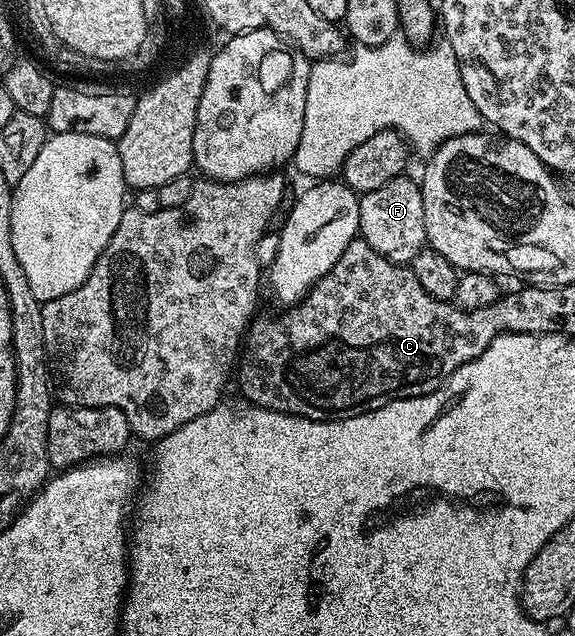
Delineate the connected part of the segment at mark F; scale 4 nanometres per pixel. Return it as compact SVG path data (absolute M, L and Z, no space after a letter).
M399 175L389 180L384 187L359 196L359 236L384 259L397 265L409 266L418 257L418 252L427 248L427 224L424 223L424 201L421 184Z

